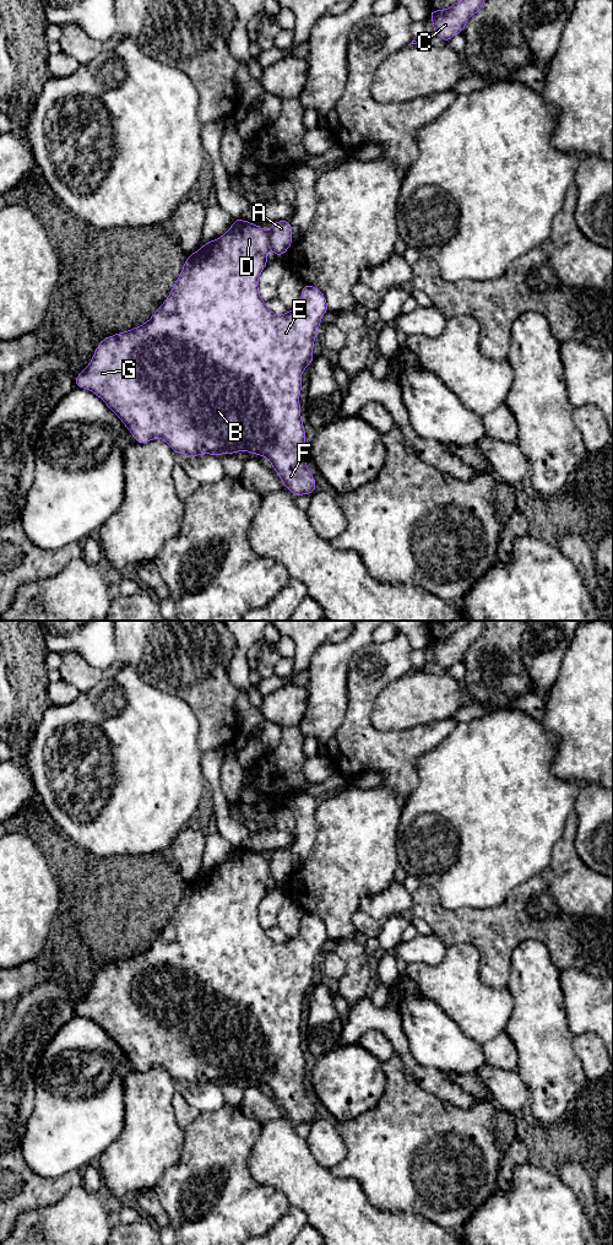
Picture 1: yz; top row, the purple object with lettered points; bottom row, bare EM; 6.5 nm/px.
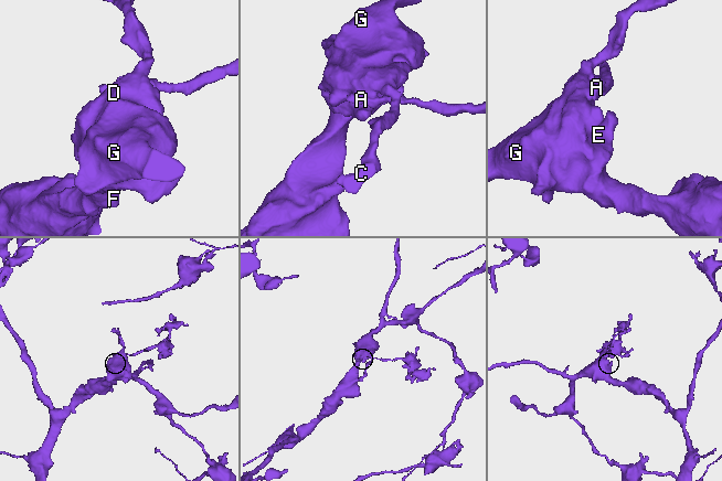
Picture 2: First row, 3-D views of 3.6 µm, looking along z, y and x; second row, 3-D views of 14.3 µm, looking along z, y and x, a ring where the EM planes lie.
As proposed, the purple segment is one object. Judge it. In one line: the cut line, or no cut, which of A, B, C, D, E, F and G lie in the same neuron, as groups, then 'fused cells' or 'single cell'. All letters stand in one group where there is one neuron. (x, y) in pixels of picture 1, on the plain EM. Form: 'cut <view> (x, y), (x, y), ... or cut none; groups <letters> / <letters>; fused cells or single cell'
cut yz (267, 861), (271, 876); groups A / B C D E F G; fused cells

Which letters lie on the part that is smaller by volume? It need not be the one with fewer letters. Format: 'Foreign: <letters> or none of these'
Foreign: A

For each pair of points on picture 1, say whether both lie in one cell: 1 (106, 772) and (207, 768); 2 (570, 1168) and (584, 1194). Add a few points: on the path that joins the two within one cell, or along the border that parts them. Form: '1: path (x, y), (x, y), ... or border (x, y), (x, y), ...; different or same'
1: border (201, 752), (201, 772), (205, 780); different
2: path (573, 1174), (584, 1187); same

